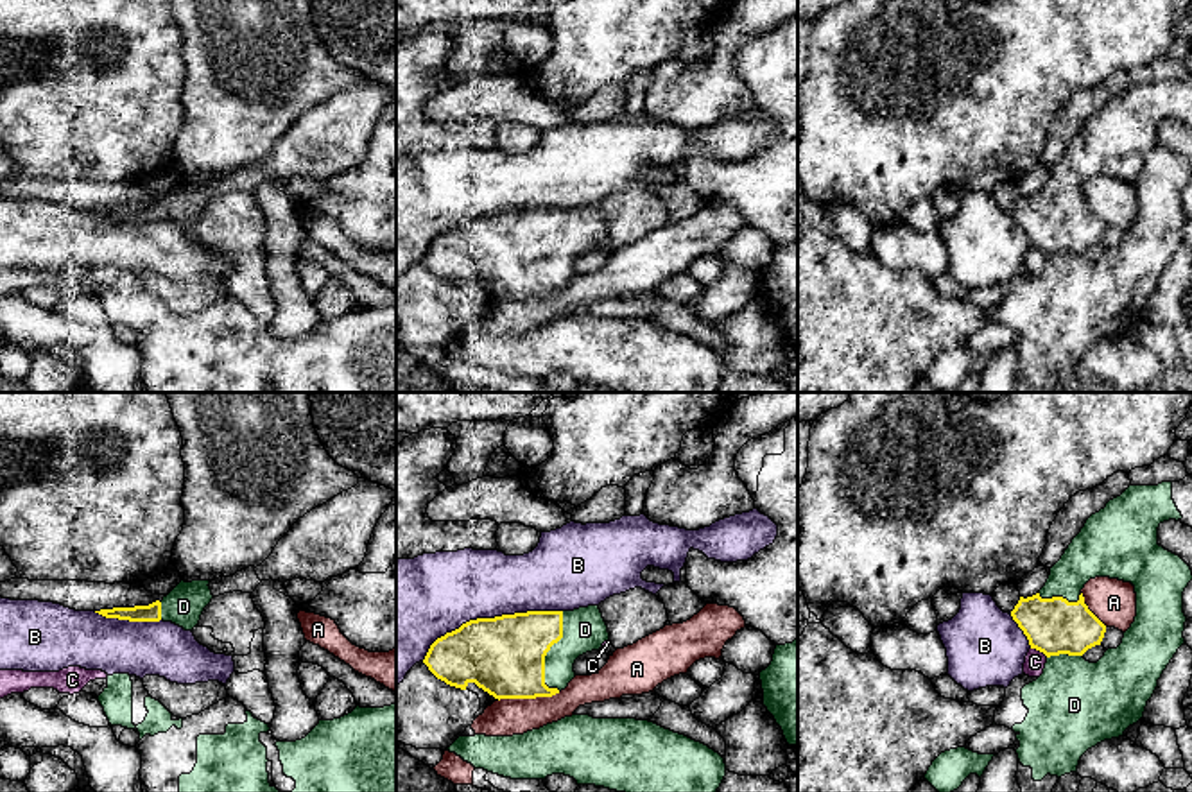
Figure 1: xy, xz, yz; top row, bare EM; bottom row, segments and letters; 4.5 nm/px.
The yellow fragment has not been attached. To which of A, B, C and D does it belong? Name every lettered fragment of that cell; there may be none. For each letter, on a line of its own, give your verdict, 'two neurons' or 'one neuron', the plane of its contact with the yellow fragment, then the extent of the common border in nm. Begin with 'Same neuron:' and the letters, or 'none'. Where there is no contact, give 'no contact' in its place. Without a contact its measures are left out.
Same neuron: D
A: two neurons | xz | 280 nm
B: two neurons | xz | 650 nm
C: two neurons | yz | 90 nm
D: one neuron | xz | 360 nm

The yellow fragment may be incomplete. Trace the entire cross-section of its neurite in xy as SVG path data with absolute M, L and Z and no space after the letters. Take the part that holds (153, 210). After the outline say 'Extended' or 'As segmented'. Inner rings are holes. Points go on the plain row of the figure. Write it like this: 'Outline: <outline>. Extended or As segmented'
Outline: M181 179L163 199L149 204L113 206L95 210L106 217L118 217L129 220L172 220L185 229L194 229L201 219L204 206L213 194L210 179Z. Extended

